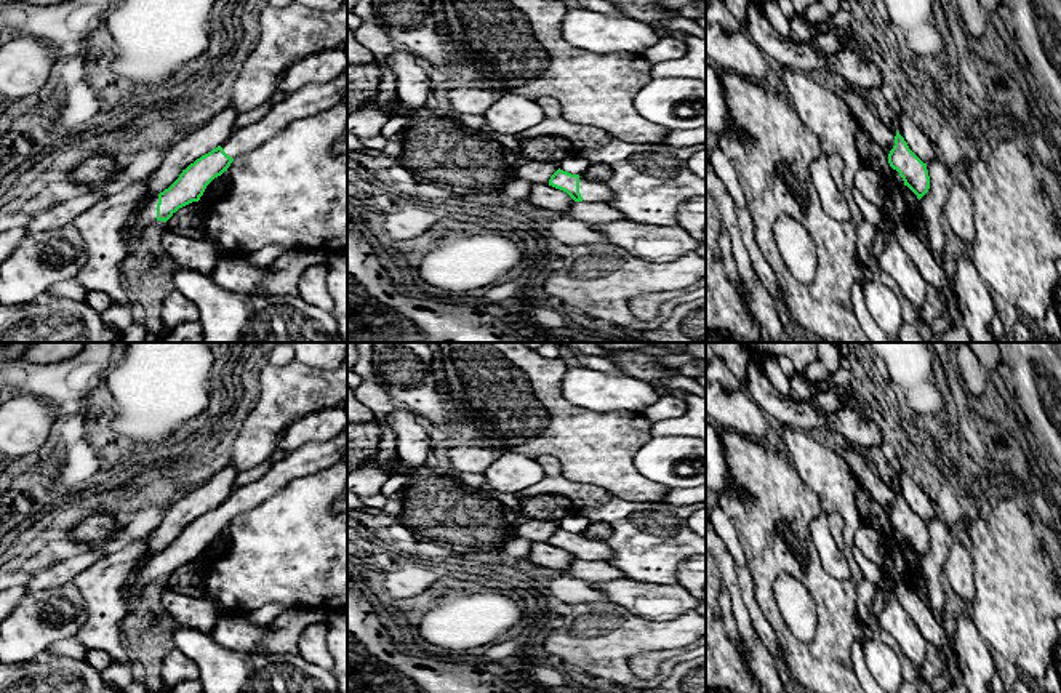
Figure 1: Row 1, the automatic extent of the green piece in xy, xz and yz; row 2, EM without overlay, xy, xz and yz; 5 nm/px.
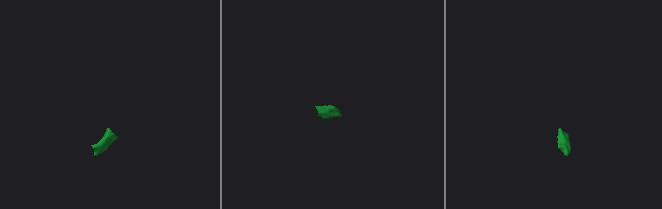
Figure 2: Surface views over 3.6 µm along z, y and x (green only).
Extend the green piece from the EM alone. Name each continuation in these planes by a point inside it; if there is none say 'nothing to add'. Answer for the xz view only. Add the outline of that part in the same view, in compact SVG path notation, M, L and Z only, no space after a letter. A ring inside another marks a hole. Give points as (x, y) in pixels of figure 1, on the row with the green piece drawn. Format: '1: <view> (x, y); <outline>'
1: xz (591, 191); M579 174L579 194L583 202L607 202L611 195L608 182L587 179Z

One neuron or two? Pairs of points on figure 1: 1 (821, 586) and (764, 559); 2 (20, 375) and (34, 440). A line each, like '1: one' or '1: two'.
1: one
2: two

